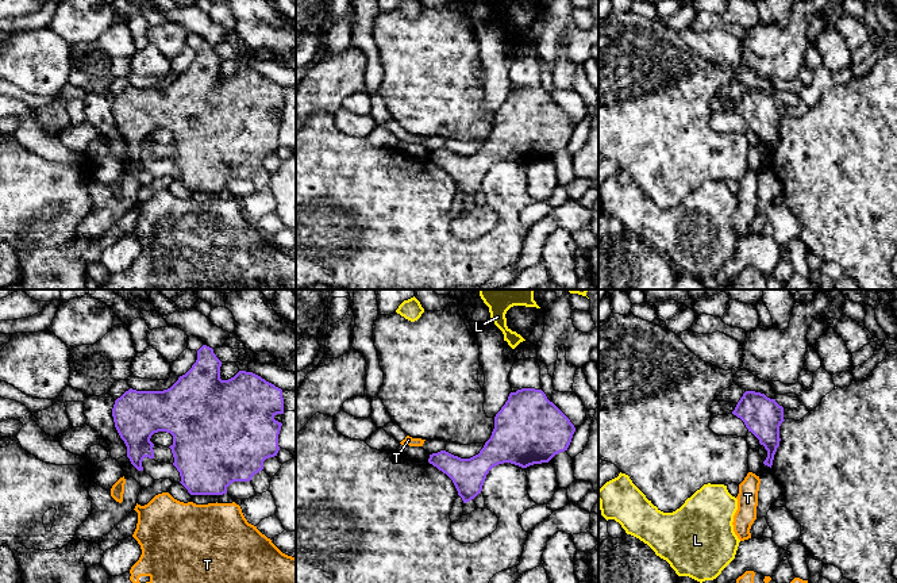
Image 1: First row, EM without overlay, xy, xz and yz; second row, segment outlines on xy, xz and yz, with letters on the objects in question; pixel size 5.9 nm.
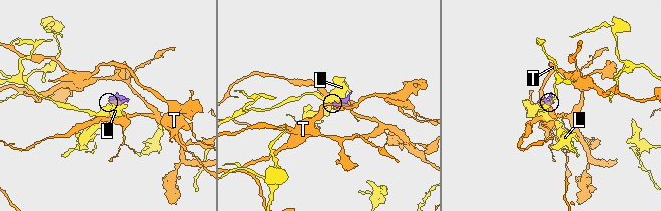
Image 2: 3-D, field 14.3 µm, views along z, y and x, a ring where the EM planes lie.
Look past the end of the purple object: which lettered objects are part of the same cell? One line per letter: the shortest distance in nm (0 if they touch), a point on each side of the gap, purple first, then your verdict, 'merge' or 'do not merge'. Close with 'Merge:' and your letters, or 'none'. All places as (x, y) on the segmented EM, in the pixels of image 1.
L: 240 nm apart; from purple across xz (522, 388), (514, 348); do not merge
T: 50 nm apart; from purple across xy (191, 494), (191, 502); do not merge
Merge: none

